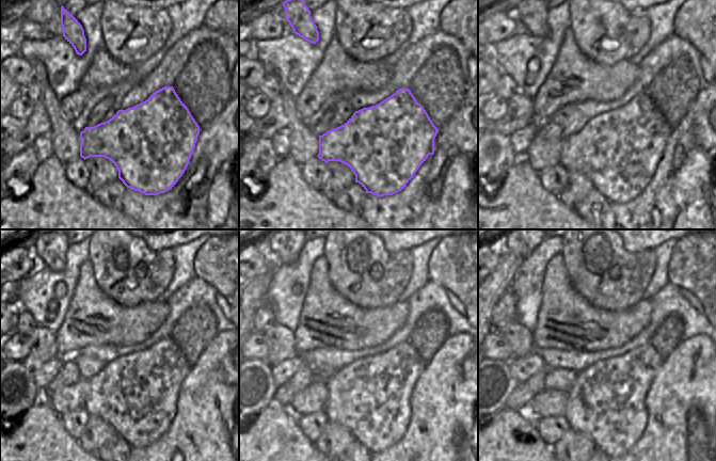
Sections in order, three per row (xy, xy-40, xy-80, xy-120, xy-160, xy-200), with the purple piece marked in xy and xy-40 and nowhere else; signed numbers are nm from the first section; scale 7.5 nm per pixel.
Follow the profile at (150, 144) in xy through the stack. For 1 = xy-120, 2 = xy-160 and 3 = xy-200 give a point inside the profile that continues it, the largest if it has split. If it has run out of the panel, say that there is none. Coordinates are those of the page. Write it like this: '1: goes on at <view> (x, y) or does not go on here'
1: goes on at xy-120 (136, 394)
2: goes on at xy-160 (369, 397)
3: goes on at xy-200 (606, 401)

